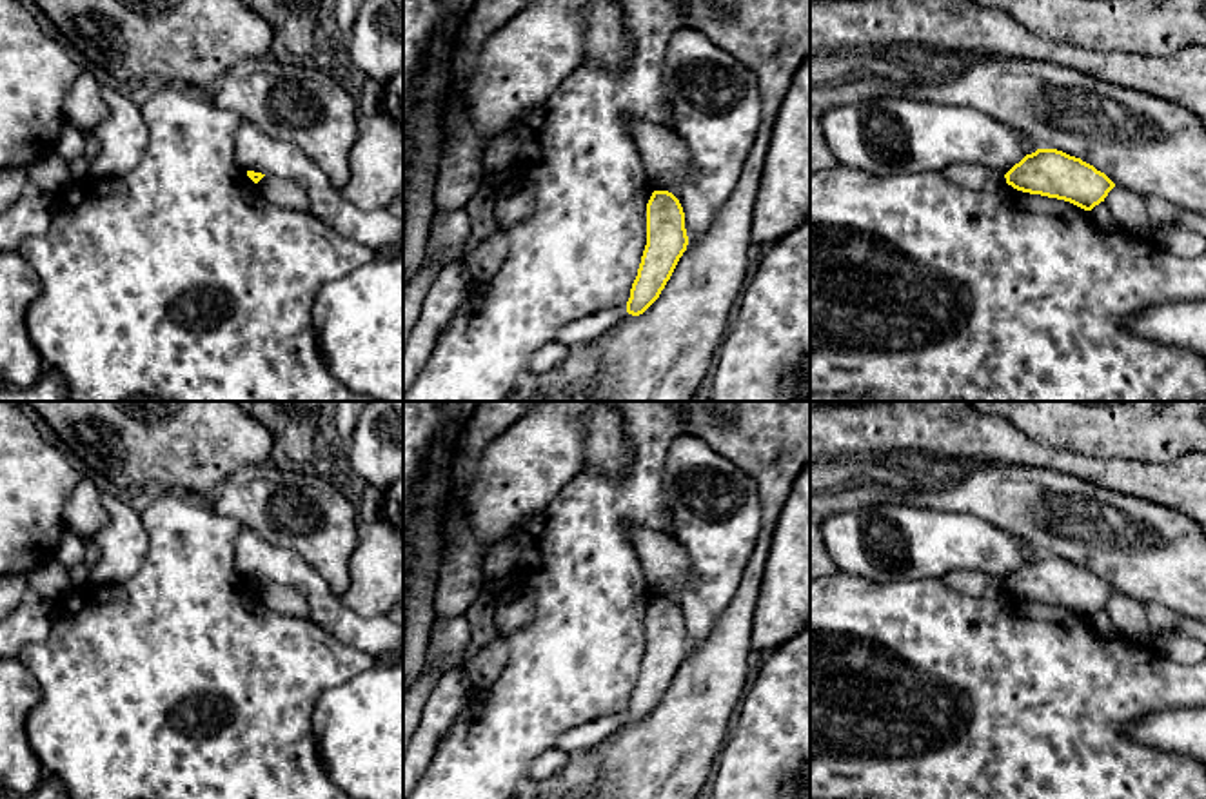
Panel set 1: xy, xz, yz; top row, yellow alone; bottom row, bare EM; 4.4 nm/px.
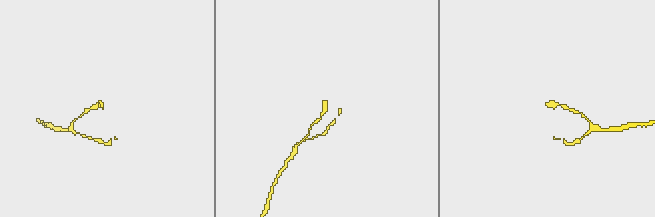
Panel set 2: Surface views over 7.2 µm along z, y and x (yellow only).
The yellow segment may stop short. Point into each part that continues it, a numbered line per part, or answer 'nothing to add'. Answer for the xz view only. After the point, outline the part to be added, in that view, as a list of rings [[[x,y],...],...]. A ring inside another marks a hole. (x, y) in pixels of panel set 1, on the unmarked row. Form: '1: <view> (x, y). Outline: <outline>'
nothing to add

